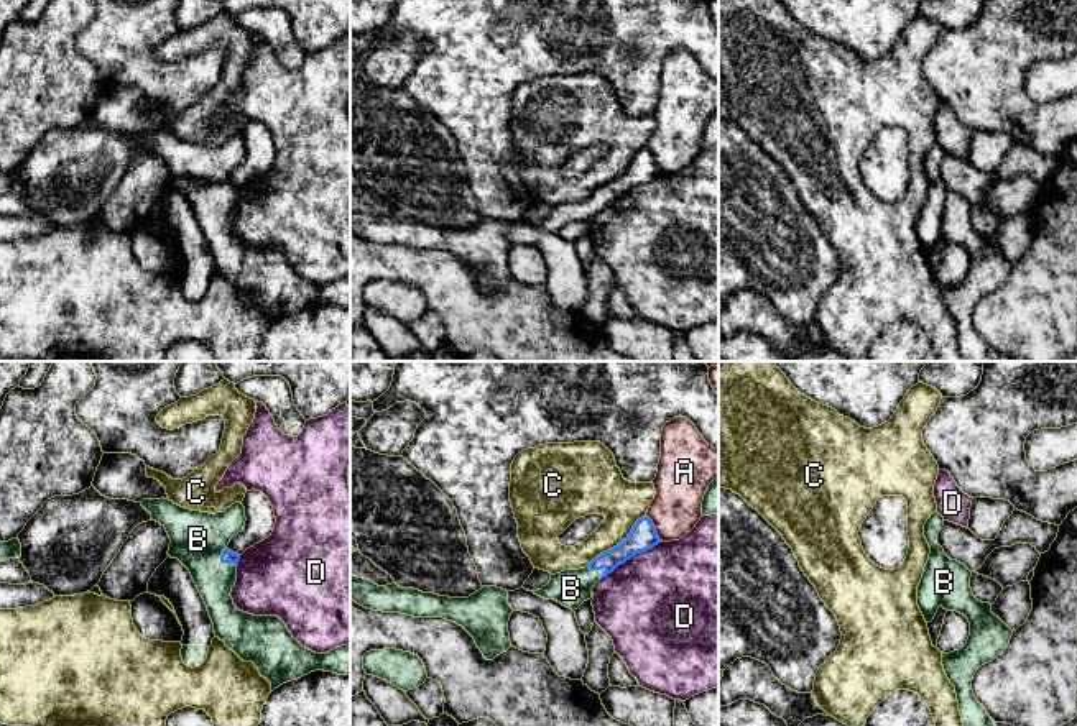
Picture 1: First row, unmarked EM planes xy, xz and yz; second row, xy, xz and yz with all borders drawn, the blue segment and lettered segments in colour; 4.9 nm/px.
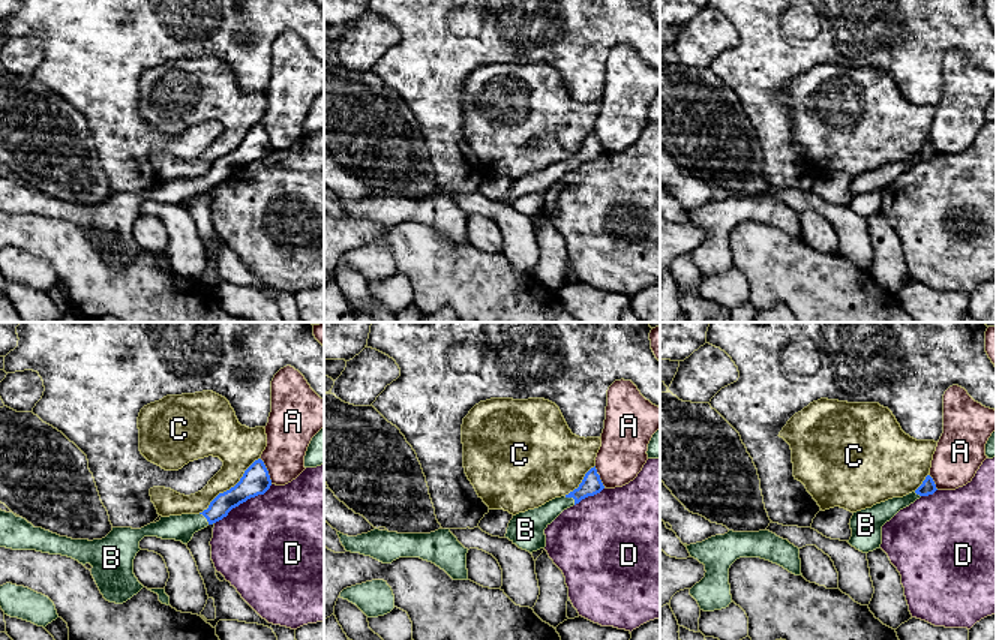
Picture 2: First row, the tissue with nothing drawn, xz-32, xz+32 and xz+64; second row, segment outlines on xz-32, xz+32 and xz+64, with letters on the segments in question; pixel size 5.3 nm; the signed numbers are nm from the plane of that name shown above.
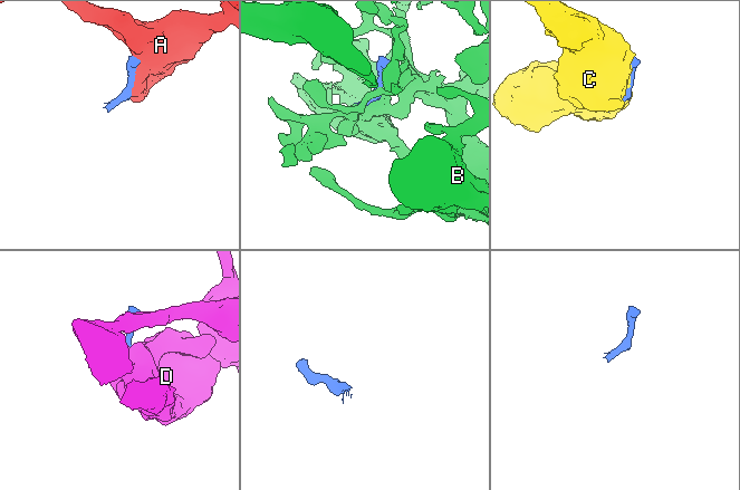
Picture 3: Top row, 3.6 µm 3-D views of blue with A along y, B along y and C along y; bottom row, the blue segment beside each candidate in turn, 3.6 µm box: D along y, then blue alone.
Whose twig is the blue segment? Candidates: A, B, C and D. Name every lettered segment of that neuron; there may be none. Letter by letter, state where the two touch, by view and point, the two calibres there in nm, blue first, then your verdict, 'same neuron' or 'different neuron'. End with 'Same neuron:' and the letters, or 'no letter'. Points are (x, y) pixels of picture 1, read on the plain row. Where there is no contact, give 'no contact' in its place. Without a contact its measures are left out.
A: meets blue in xz at (655, 160); 140 nm thick on the blue side, 240 nm on the other; different neuron
B: meets blue in xy at (222, 194); 70 nm thick on the blue side, 260 nm on the other; same neuron
C: meets blue in xz at (619, 176); 140 nm thick on the blue side, 220 nm on the other; different neuron
D: meets blue in xz at (630, 189); 140 nm thick on the blue side, 500 nm on the other; different neuron
Same neuron: B

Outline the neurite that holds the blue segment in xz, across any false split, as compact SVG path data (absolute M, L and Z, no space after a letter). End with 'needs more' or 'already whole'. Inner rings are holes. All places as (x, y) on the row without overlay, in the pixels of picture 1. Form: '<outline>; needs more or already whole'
M645 148L636 153L622 176L597 187L585 200L564 202L556 207L534 200L523 220L544 232L554 232L574 243L592 230L592 220L599 212L612 205L633 187L646 184L659 174L653 153Z; needs more

